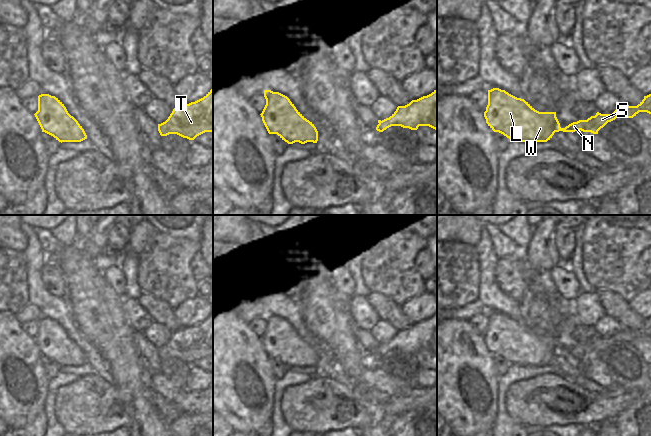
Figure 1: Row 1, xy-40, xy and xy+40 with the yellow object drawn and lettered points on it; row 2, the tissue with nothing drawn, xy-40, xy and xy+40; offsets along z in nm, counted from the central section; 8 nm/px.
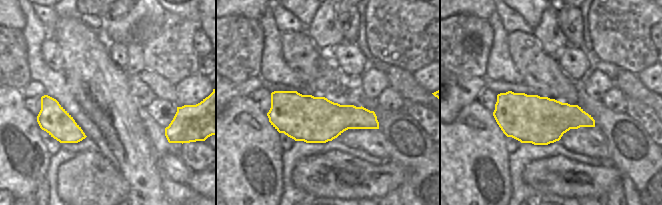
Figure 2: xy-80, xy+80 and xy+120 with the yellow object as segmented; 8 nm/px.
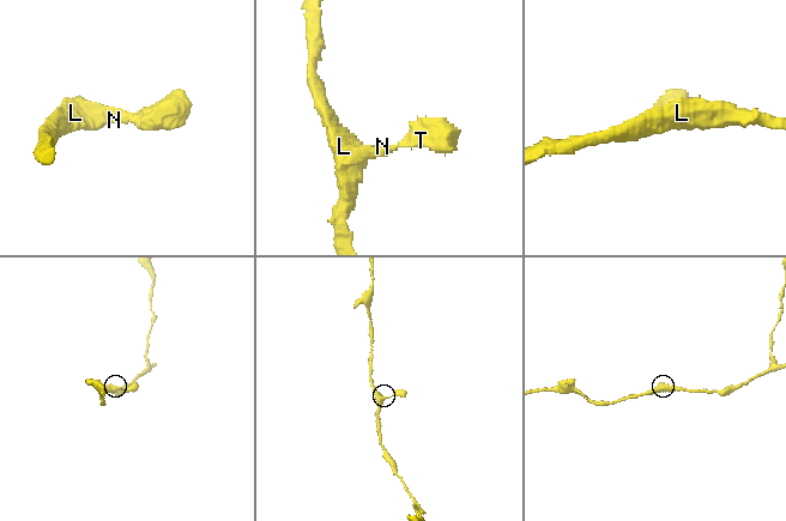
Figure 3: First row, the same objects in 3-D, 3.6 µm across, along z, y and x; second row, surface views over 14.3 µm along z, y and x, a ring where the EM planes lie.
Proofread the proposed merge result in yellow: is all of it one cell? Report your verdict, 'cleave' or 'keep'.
keep

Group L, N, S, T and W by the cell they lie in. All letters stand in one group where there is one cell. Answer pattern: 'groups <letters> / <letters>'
groups L N S T W

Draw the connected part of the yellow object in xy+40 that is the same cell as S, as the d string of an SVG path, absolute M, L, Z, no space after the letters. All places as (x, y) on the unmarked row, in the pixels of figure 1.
M493 312L488 314L488 329L484 336L484 341L486 347L494 356L499 356L511 364L517 364L519 366L547 366L555 356L559 355L573 357L581 354L583 356L598 358L598 355L608 346L616 342L633 342L639 336L651 338L651 318L644 320L644 323L637 330L622 328L622 331L615 334L612 338L601 338L597 336L595 340L591 340L587 344L579 344L569 348L565 352L561 352L556 341L556 336L539 336L524 323L517 322L505 314Z

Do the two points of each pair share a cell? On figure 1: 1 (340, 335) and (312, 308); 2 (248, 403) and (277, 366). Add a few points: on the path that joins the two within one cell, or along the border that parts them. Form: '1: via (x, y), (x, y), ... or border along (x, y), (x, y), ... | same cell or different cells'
1: via (333, 328), (319, 314) | same cell
2: border along (269, 358), (271, 372), (276, 379) | different cells

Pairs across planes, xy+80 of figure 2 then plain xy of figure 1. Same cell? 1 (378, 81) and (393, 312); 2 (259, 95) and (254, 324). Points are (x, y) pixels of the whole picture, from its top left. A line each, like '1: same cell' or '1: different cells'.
1: different cells
2: same cell

